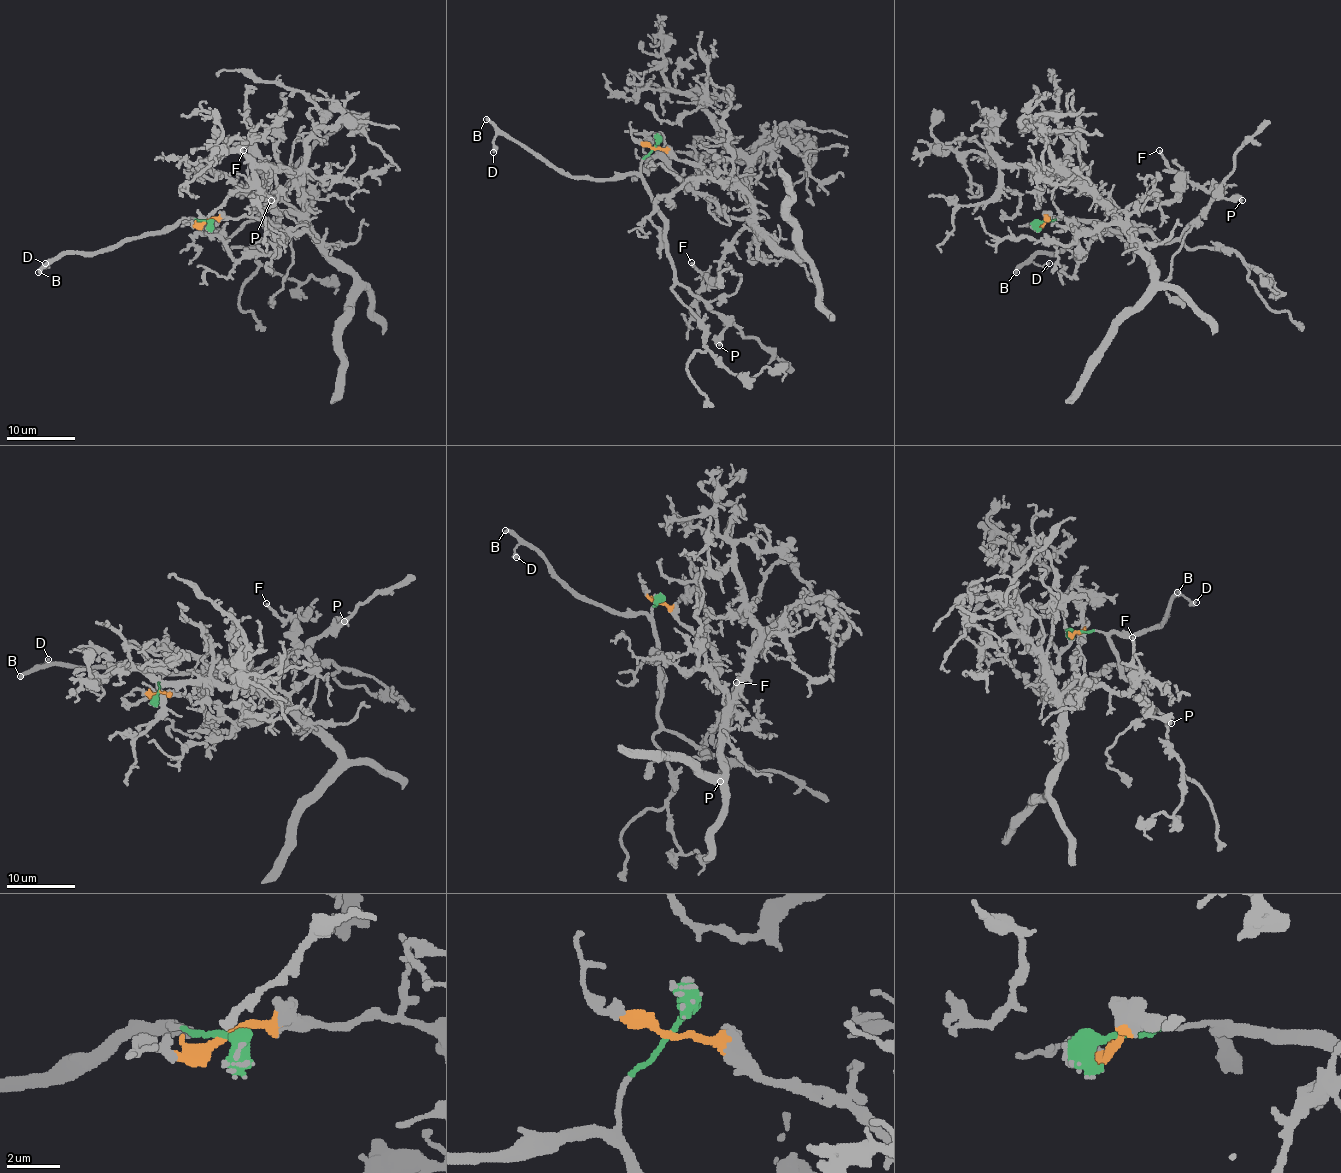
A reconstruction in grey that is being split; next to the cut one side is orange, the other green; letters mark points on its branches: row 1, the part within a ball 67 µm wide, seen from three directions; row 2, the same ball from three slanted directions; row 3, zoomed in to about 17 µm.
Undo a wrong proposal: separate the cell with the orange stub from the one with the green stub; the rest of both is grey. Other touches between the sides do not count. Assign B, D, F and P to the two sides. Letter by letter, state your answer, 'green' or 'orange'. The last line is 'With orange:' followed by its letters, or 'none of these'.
B: green
D: green
F: orange
P: green
With orange: F

